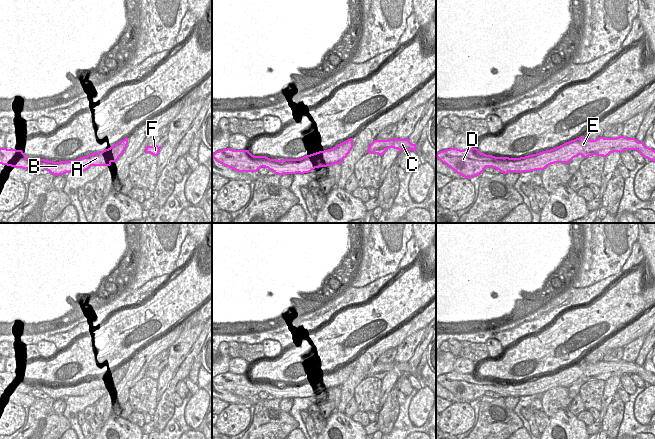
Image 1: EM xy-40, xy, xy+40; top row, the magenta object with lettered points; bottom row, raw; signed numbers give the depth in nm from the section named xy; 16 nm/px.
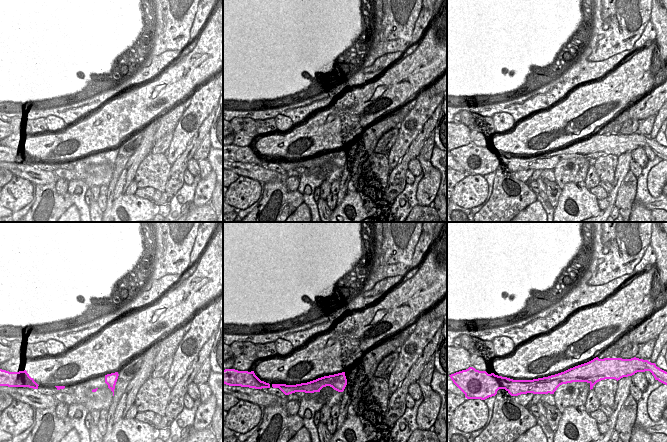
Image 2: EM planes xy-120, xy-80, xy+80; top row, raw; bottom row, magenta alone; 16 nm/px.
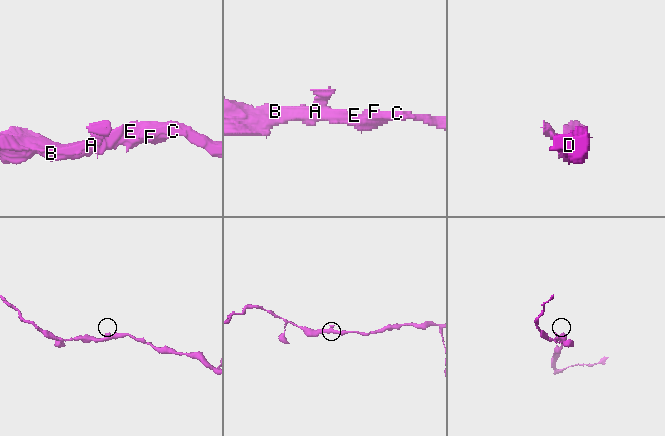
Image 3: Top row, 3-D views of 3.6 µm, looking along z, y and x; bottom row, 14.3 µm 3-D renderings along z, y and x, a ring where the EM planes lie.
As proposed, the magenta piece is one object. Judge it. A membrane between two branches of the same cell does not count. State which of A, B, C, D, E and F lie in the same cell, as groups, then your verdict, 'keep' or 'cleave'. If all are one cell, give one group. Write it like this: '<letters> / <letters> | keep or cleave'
A B C D E F | keep

